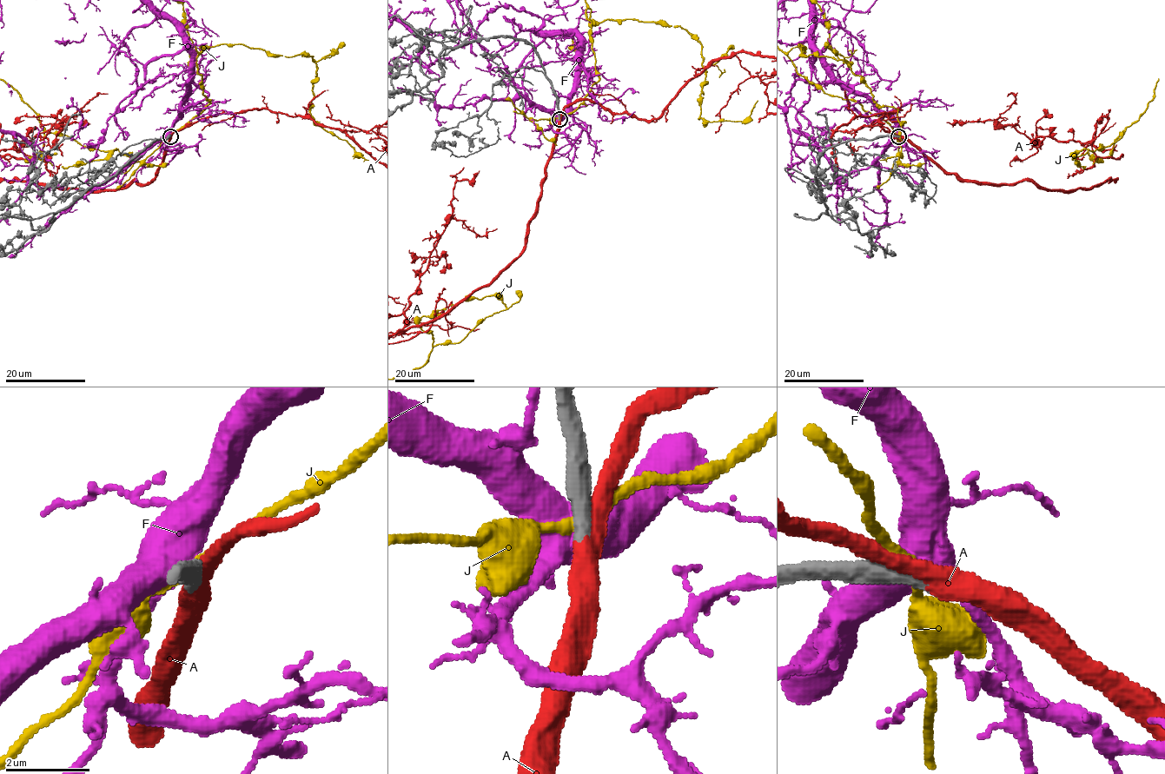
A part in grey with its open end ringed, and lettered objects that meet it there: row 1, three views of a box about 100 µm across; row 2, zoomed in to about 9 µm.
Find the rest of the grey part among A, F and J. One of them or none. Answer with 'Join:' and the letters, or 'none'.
Join: A

